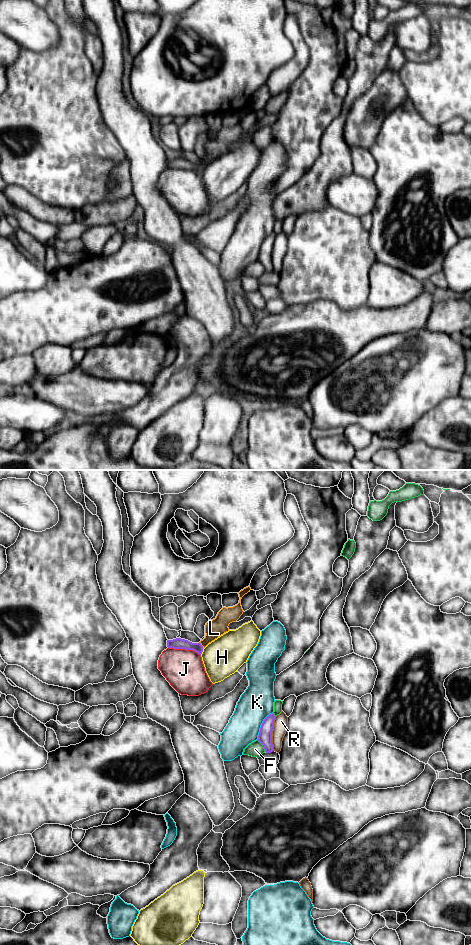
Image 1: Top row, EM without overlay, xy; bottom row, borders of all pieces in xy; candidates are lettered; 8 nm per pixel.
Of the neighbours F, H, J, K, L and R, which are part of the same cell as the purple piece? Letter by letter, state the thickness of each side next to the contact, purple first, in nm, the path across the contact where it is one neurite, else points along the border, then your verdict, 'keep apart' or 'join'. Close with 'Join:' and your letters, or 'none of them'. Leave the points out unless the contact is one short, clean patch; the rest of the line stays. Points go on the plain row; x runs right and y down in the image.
F: 110 nm thick on the purple side, 120 nm on the other; keep apart
H: 90 nm thick on the purple side, 300 nm on the other; keep apart
J: 90 nm thick on the purple side, 320 nm on the other; keep apart
K: 110 nm thick on the purple side, 280 nm on the other; keep apart
L: 90 nm thick on the purple side, 150 nm on the other; border along xy (199, 162), (203, 168); keep apart
R: 110 nm thick on the purple side, 110 nm on the other; keep apart
Join: none of them

